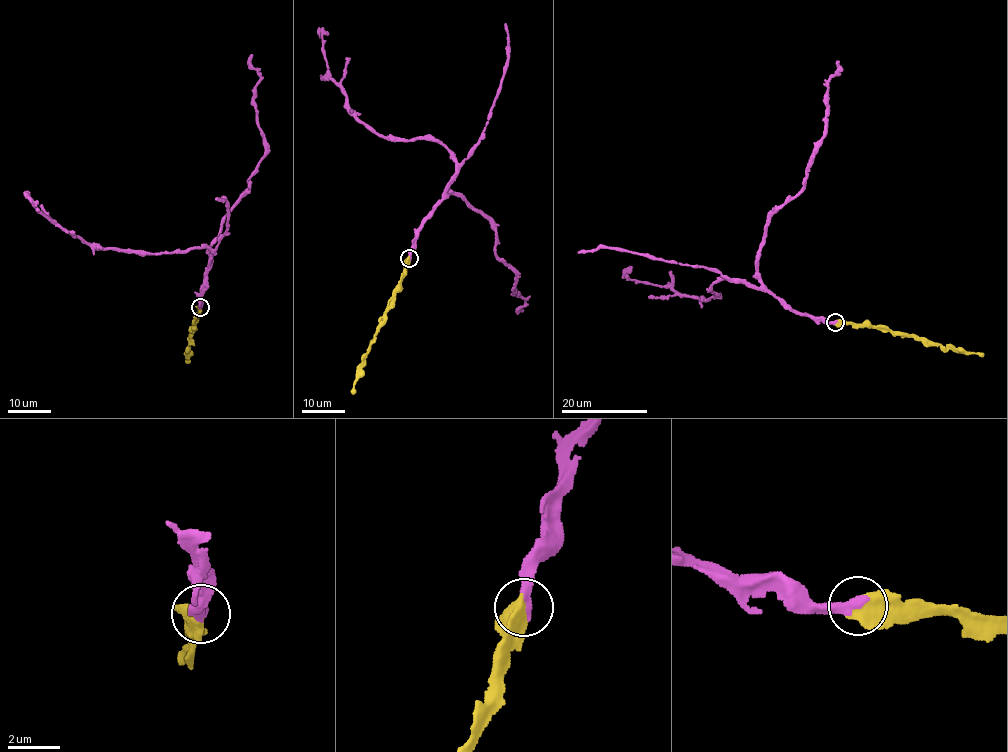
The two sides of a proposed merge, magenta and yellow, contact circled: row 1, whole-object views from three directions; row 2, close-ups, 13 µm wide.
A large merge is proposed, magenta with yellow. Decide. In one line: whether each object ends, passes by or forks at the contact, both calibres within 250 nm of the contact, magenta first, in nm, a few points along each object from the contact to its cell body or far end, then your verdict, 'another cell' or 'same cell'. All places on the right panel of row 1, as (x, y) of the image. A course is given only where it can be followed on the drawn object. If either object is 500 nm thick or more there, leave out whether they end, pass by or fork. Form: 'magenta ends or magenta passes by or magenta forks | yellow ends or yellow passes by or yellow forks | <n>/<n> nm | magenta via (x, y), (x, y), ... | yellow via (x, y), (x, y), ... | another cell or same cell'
380/750 nm | magenta via (834, 322), (792, 311), (737, 280), (714, 282), (711, 292), (721, 296), (700, 300), (631, 280), (630, 266) | yellow via (835, 322), (886, 326), (894, 332), (906, 333), (930, 343), (983, 355) | same cell

